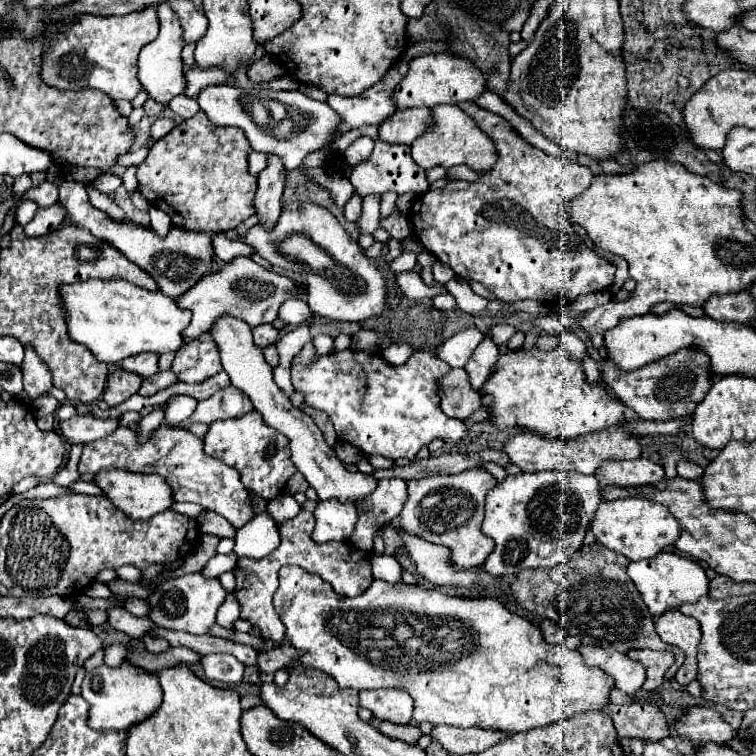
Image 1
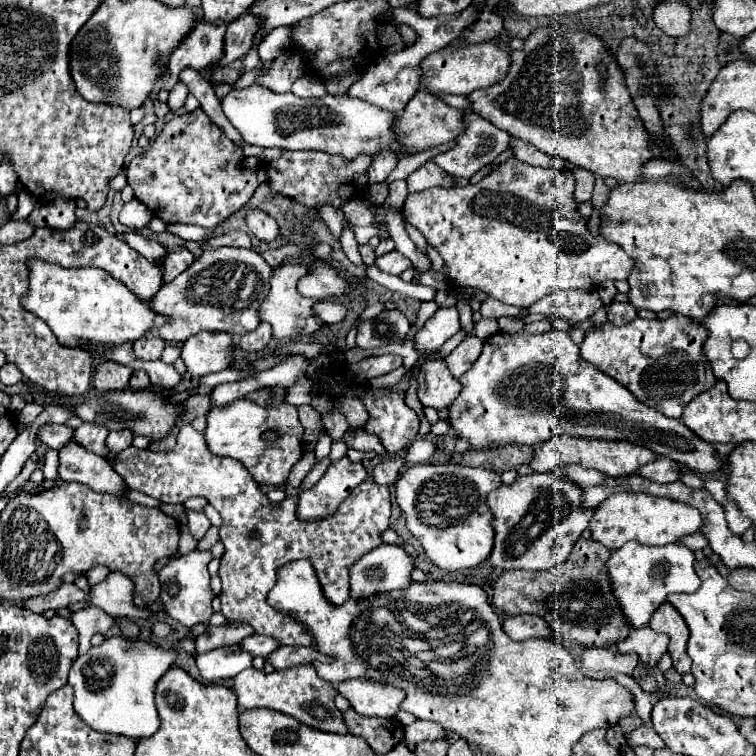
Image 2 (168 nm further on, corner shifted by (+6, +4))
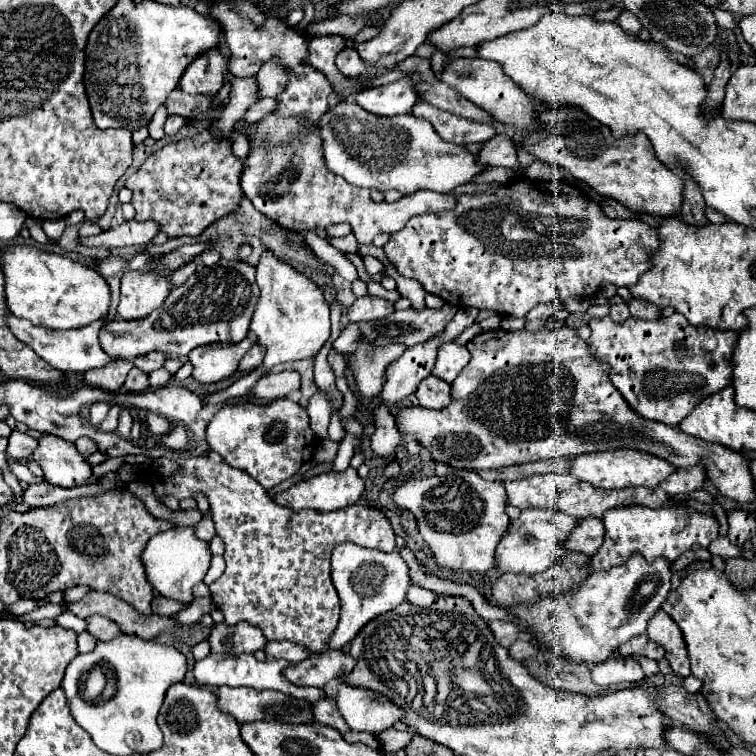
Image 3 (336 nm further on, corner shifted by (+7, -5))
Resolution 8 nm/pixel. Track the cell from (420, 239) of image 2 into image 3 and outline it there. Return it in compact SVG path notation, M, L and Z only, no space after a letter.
M365 340L359 342L357 350L347 356L347 366L355 376L355 384L363 400L373 400L383 390L383 372L387 366L405 352L401 344L373 346Z

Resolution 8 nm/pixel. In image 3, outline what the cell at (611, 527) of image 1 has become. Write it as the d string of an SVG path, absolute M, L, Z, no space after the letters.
M627 506L627 508L611 508L603 514L605 524L605 542L599 552L591 558L589 570L599 572L613 566L619 566L629 560L631 554L639 552L647 560L665 558L675 562L685 550L691 548L707 548L713 538L717 538L719 522L713 514L699 512L691 506L667 506L667 508L645 508L645 506Z

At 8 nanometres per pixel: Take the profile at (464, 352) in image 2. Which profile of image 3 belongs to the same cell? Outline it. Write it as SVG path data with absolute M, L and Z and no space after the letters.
M453 342L443 344L443 348L439 348L439 352L437 352L437 362L435 362L431 374L445 380L447 384L451 384L459 376L459 372L465 368L469 358L471 358L471 354L465 346L459 346Z

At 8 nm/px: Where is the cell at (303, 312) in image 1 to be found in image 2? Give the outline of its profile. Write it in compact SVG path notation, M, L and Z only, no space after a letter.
M320 301L314 307L314 315L320 317L324 323L338 323L346 315L346 307L342 303L332 303L332 301Z

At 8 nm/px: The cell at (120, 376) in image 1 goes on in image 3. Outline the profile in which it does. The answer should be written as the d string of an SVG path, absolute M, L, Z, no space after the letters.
M115 360L111 364L105 364L105 368L95 368L85 372L85 384L97 386L107 392L117 392L125 378L127 372L133 368L133 360Z

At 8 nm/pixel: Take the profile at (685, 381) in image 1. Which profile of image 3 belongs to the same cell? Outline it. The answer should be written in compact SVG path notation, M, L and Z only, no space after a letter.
M679 312L657 320L639 320L631 316L623 324L615 324L609 316L591 318L589 328L591 352L611 366L613 386L621 392L631 410L645 420L677 426L705 396L715 394L731 384L731 352L735 352L735 340L739 338L739 332L695 328L693 324L687 324L687 318Z

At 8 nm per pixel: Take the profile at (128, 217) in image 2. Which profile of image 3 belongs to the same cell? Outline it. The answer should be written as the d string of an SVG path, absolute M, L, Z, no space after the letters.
M129 220L113 230L105 230L97 236L81 238L85 246L105 246L105 248L125 248L125 246L145 246L159 232L159 224L155 222L137 222Z

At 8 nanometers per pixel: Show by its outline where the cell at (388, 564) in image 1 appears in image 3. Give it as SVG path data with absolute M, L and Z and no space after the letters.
M351 542L337 544L331 554L331 578L335 584L335 590L341 600L341 620L329 636L327 646L331 650L345 648L357 632L371 622L375 616L381 616L389 612L391 608L399 606L405 600L405 594L409 590L409 568L405 560L399 556L399 552L383 554L379 550L369 550L363 546L355 546Z

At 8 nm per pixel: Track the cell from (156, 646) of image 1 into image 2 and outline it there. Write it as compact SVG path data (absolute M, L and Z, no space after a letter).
M116 619L116 621L120 625L124 637L128 637L128 639L138 639L140 637L140 627L134 621L130 621L130 619Z

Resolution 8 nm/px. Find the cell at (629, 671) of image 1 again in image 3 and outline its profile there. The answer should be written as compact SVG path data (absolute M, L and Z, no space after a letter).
M615 656L615 658L609 658L603 664L595 664L595 666L591 666L591 674L593 674L593 682L597 686L635 684L635 682L645 678L639 662L631 656L629 658Z

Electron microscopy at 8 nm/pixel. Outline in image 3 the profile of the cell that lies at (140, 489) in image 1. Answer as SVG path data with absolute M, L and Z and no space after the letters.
M51 434L41 436L37 442L39 444L31 458L43 468L49 484L73 488L85 484L85 480L91 476L91 466L77 452L75 444Z

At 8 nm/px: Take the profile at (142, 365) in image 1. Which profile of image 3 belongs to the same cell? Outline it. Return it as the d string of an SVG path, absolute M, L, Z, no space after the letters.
M149 352L149 354L145 354L145 356L137 356L135 360L135 366L139 368L139 370L143 370L143 372L153 372L153 370L157 370L157 368L161 368L163 366L163 362L165 362L165 352Z

